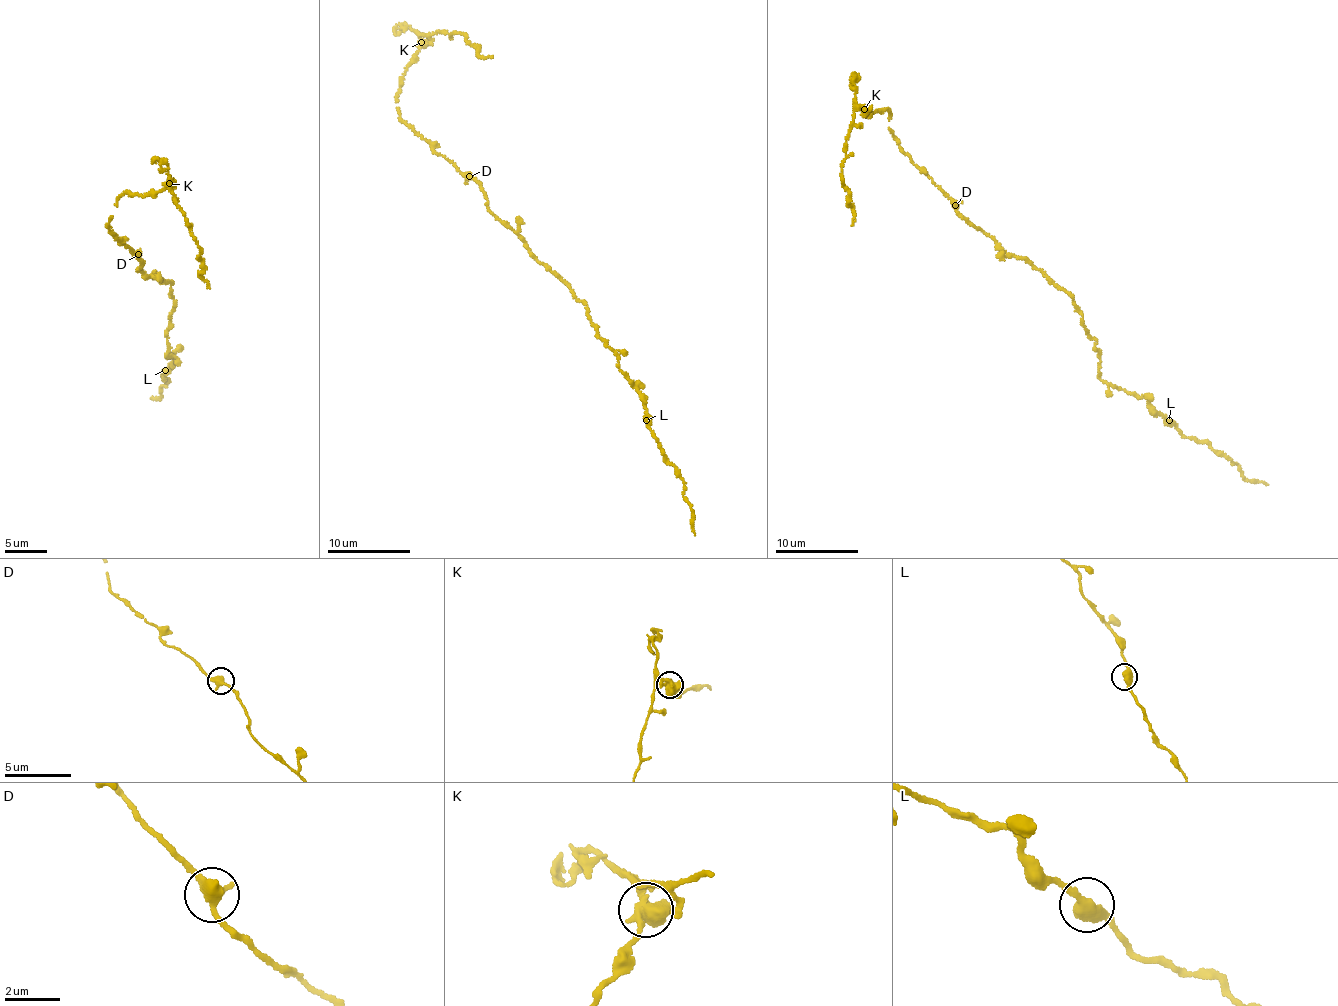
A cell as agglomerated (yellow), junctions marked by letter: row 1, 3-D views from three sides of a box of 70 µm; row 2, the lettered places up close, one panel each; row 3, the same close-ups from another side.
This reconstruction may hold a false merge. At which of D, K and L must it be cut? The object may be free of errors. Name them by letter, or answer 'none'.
K

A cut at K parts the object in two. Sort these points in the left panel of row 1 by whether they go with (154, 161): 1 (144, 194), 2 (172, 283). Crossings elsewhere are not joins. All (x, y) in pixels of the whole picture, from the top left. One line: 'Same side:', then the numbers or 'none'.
Same side: none

